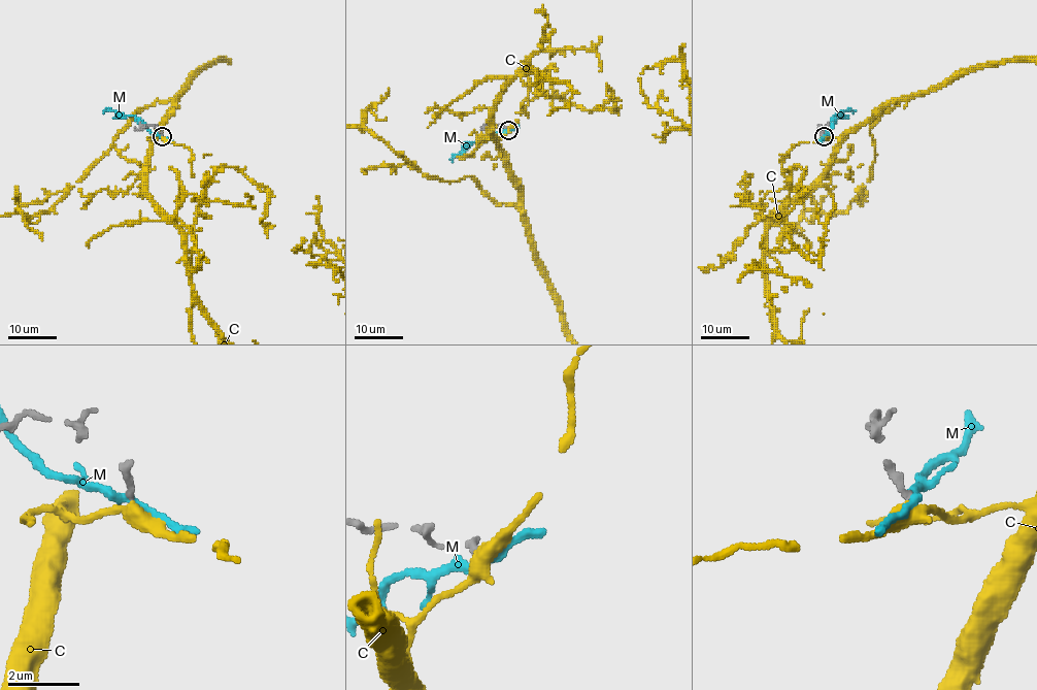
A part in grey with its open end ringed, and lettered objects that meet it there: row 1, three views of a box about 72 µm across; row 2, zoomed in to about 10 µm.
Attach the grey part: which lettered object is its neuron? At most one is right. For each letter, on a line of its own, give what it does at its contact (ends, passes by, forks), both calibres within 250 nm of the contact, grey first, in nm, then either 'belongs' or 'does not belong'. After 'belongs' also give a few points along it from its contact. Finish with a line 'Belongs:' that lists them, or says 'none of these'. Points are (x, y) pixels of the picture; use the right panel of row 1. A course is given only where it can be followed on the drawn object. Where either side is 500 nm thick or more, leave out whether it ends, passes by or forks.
C: it passes by | 200/400 nm | belongs
M: it passes by | 200/240 nm | does not belong
Belongs: C

